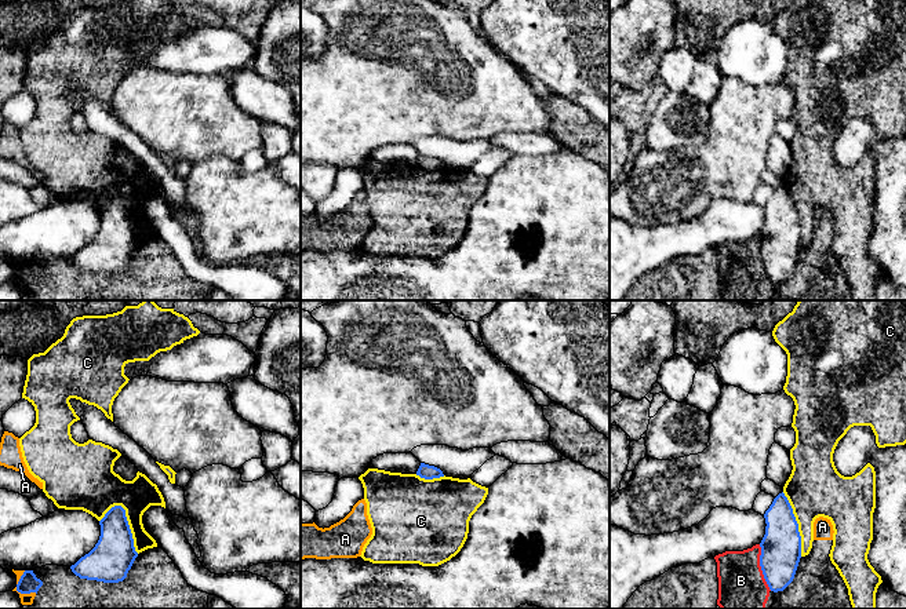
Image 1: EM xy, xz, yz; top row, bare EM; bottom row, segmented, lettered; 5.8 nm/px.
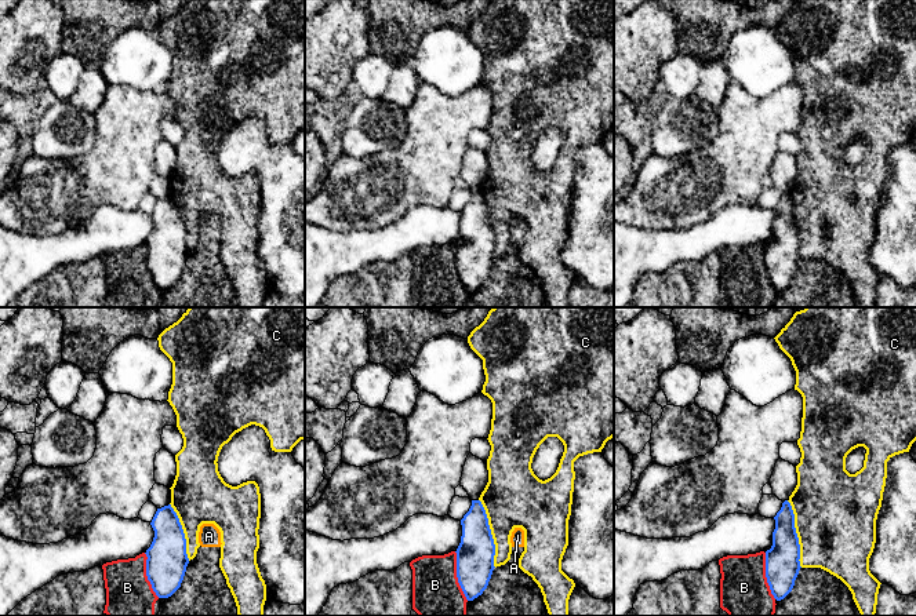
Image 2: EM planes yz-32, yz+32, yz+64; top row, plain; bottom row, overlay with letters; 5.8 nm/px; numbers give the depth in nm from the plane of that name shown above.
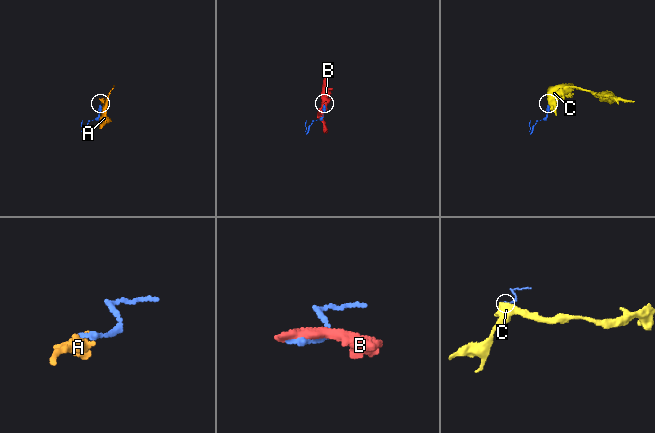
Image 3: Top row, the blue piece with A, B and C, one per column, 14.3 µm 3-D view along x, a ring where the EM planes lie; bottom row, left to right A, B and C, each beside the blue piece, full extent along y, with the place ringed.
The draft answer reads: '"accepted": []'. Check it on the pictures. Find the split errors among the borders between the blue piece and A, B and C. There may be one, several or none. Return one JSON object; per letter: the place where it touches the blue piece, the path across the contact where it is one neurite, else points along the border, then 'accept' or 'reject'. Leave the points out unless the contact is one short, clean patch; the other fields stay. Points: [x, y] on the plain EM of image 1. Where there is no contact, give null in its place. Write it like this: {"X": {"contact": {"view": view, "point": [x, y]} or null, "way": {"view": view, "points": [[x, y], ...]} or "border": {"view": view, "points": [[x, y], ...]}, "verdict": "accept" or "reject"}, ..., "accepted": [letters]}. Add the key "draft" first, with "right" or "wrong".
{"draft": "right", "A": {"contact": {"view": "xy", "point": [25, 284]}, "border": {"view": "xy", "points": [[15, 279], [21, 284], [36, 284]]}, "verdict": "reject"}, "B": {"contact": {"view": "yz", "point": [761, 259]}, "verdict": "reject"}, "C": {"contact": {"view": "xy", "point": [128, 217]}, "border": {"view": "xy", "points": [[112, 197], [120, 197], [124, 201], [133, 237], [138, 244]]}, "verdict": "reject"}, "accepted": []}

